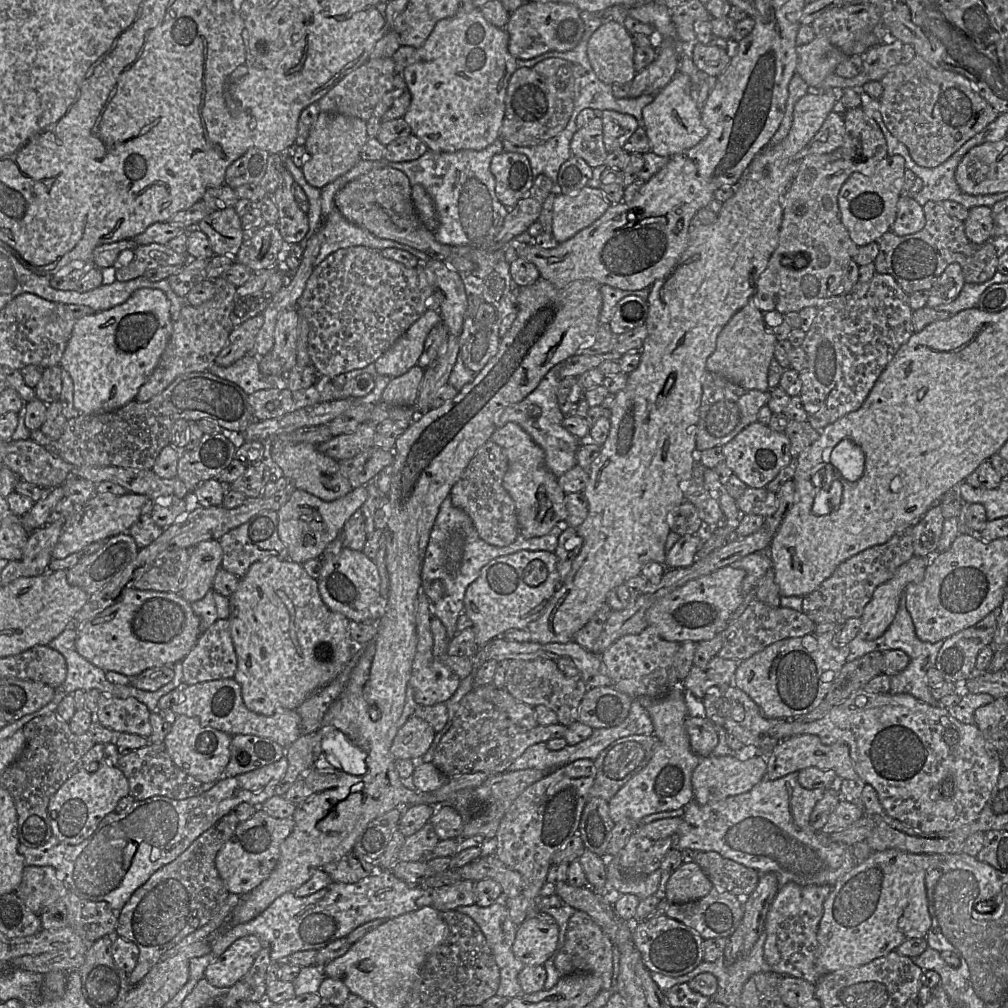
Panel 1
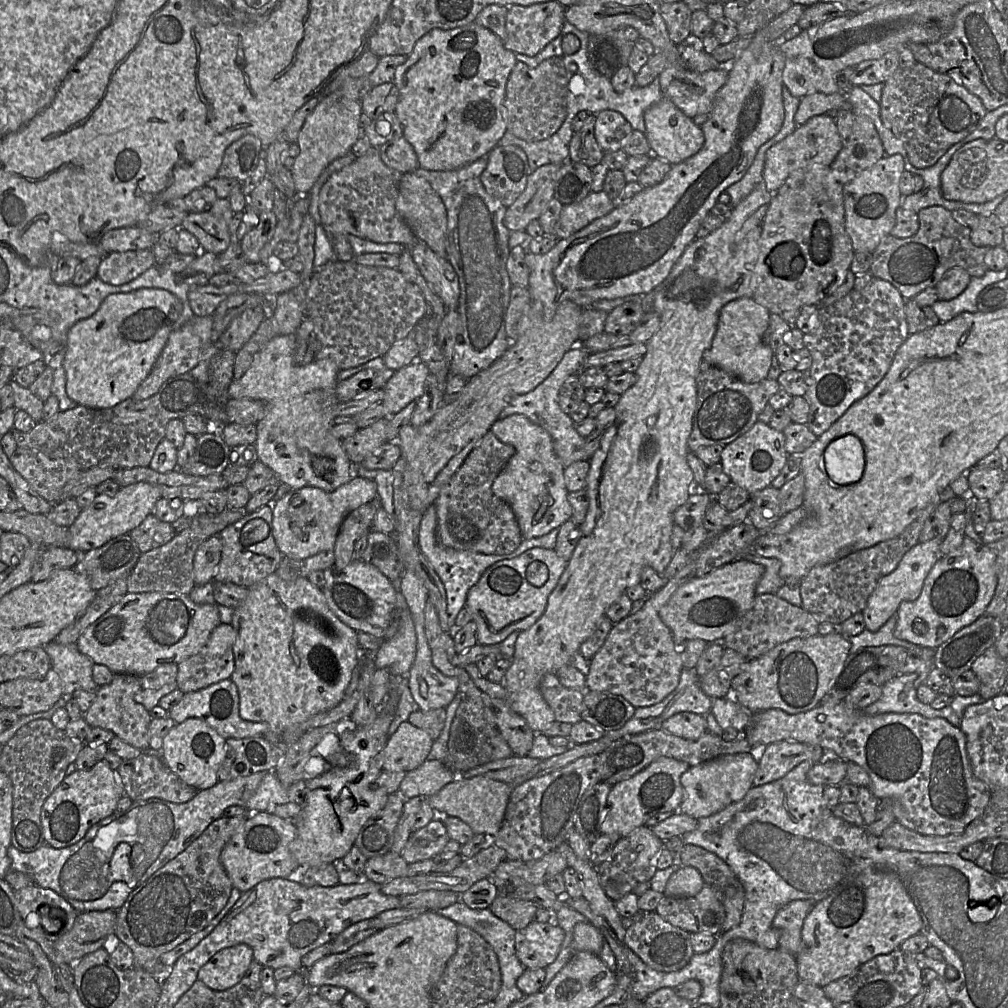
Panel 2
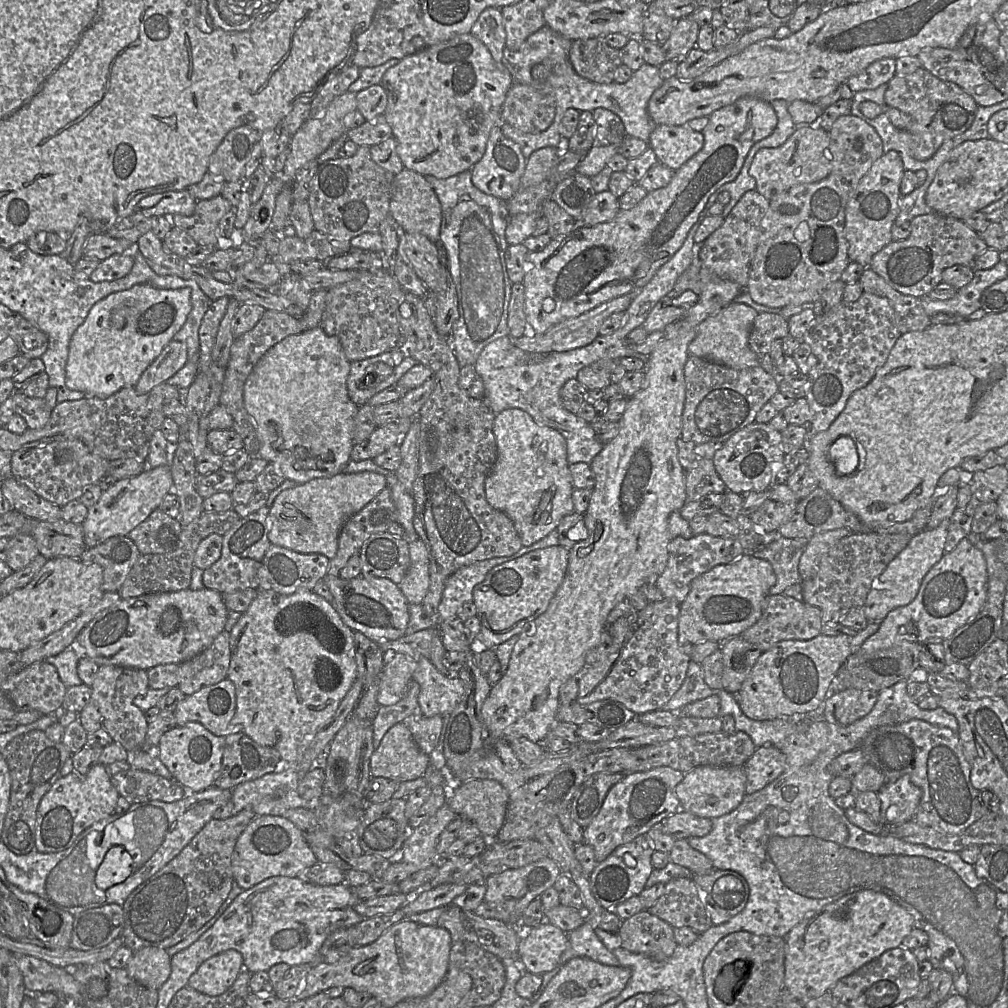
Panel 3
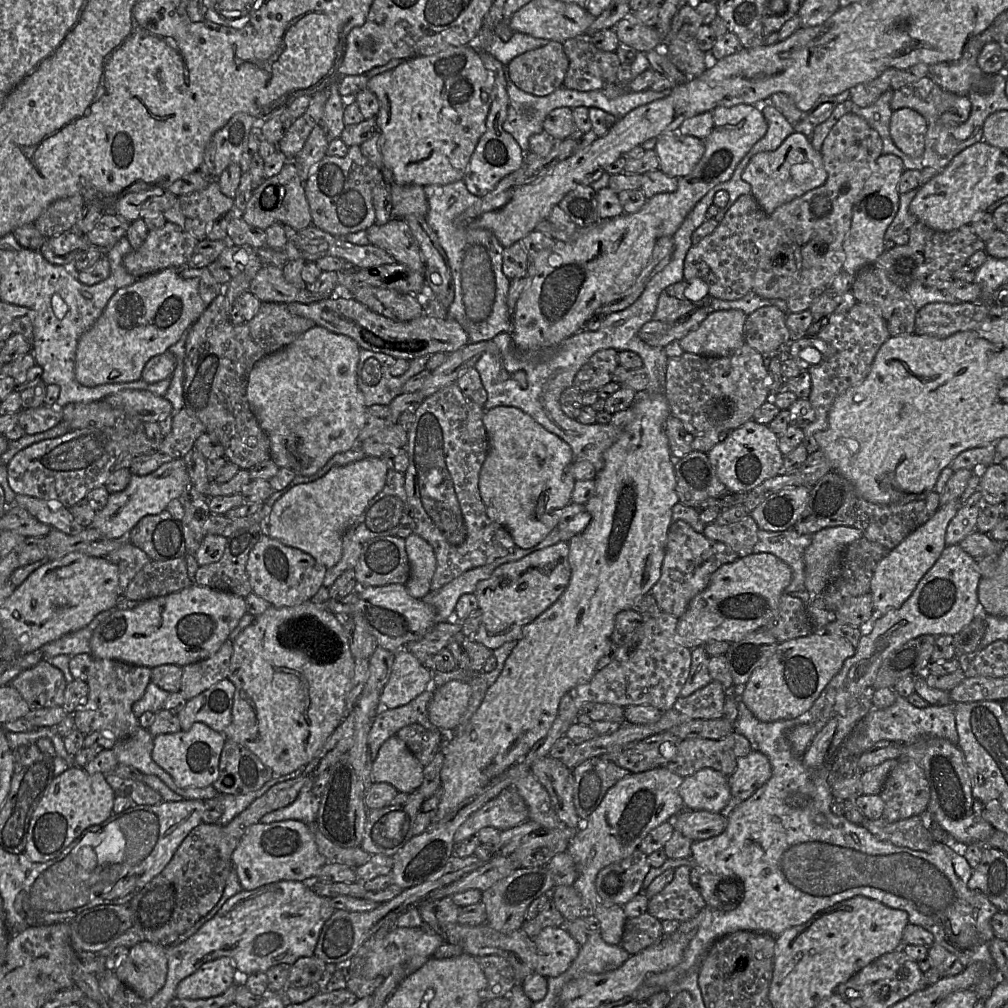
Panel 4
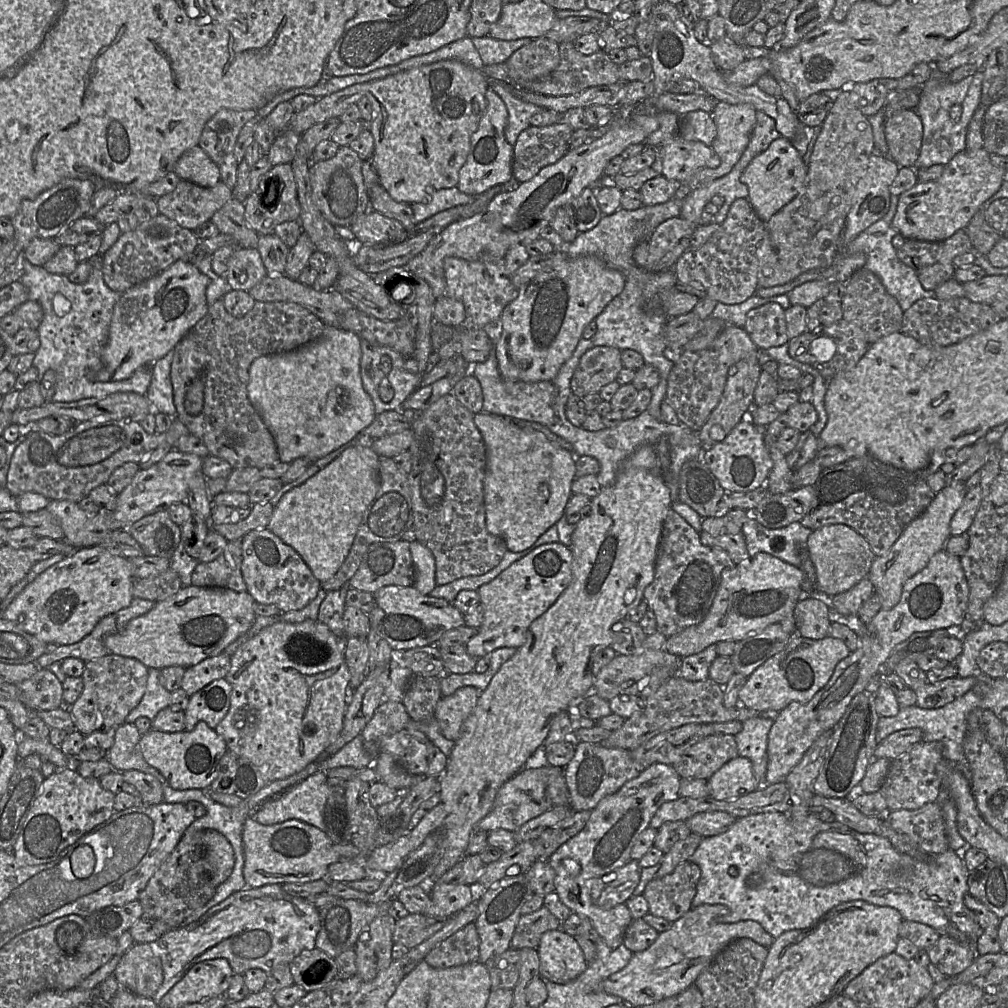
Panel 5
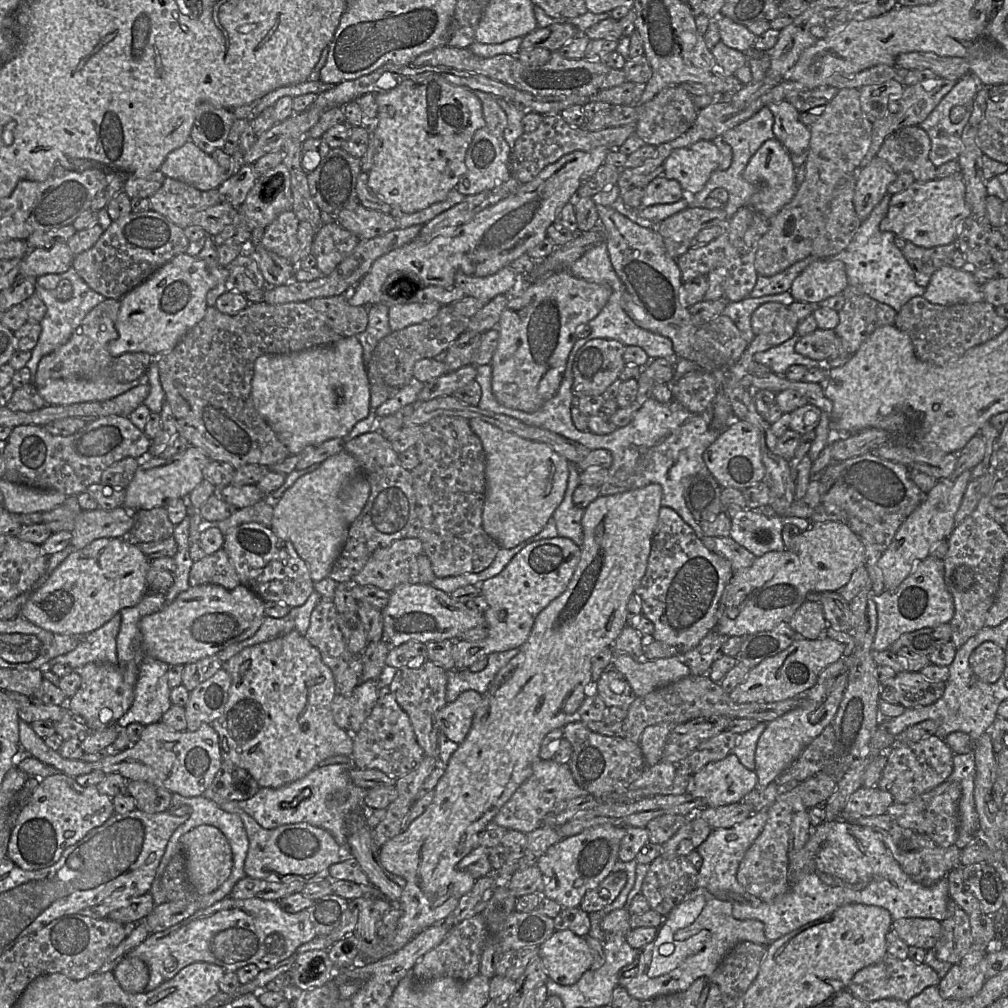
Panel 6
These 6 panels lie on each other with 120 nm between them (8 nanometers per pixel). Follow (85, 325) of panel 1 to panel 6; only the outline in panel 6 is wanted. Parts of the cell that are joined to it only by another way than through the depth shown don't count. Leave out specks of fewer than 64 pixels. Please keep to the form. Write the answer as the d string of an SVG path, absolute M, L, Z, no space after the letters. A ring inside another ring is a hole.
M188 253L175 256L120 299L116 322L118 338L109 344L110 354L118 357L130 352L145 352L160 357L170 352L205 316L207 293L216 285L216 278L202 259Z

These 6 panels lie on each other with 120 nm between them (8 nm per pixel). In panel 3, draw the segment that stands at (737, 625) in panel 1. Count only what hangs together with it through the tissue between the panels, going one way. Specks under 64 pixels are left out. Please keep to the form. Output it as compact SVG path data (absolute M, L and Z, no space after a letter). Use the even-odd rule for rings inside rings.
M782 594L768 595L763 603L759 620L740 636L755 645L762 652L771 649L775 644L785 640L810 640L821 634L822 618L819 608L804 601L798 601Z

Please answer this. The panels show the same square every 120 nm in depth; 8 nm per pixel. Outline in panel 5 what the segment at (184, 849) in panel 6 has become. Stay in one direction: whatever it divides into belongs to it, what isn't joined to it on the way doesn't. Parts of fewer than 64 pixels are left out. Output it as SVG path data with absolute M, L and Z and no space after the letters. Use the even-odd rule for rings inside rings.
M213 829L202 831L205 849L205 870L211 883L217 887L230 876L234 866L234 851L227 838Z

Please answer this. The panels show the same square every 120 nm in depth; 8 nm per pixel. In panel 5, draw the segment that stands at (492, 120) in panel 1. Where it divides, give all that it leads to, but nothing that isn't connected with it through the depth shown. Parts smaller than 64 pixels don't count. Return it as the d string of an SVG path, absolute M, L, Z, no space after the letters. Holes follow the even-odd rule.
M456 60L439 61L382 79L355 84L318 98L306 109L295 112L286 130L302 135L315 124L330 118L339 118L351 104L357 104L362 97L367 97L373 107L373 118L368 124L374 139L373 161L379 184L397 202L425 202L433 191L457 186L459 171L470 150L471 136L485 114L485 93L488 88L489 79L481 70Z

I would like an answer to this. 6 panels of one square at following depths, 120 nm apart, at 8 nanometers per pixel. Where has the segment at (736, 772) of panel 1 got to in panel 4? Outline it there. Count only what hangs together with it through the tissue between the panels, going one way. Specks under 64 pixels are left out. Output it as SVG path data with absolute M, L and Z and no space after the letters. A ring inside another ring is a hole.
M703 768L685 777L678 793L688 810L726 814L733 801L728 777L711 768Z

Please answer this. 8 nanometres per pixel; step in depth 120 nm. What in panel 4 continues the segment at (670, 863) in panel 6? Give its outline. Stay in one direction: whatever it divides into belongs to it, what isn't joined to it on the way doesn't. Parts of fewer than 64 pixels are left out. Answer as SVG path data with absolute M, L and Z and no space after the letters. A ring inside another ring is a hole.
M688 865L675 868L673 879L656 895L649 898L647 912L655 918L663 920L678 920L685 922L696 917L707 906L704 898L690 882L690 870Z

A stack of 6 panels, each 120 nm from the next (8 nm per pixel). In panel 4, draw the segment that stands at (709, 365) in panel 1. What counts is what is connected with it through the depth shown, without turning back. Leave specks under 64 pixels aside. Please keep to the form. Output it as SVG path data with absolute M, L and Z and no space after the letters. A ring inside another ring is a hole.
M738 309L710 311L699 327L678 341L679 348L702 356L729 356L744 343L747 315Z

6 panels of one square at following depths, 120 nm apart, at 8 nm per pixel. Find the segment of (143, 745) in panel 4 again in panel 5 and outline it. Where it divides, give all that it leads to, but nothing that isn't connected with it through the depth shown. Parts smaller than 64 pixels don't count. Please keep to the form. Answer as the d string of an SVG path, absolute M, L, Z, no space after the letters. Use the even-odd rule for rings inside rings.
M124 723L116 729L114 744L106 755L113 771L137 770L154 776L162 785L168 785L162 774L144 760L139 747L140 739L141 734L134 723Z

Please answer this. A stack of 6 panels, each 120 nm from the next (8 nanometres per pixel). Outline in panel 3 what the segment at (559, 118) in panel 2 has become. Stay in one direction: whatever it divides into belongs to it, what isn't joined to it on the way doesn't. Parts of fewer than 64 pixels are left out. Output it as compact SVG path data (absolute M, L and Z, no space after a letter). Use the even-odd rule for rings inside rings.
M514 83L502 107L503 123L524 133L539 133L550 127L556 114L556 99L525 84Z

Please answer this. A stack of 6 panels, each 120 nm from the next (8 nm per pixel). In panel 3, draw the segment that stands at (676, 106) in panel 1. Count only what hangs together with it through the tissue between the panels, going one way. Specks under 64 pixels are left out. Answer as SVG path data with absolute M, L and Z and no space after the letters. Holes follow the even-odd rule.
M656 125L648 145L659 163L676 171L702 149L704 136L686 125Z

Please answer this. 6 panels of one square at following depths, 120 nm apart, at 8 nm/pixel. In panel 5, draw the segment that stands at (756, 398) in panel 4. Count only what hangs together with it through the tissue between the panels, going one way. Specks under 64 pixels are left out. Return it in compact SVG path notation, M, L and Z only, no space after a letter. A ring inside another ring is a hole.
M727 324L709 348L683 350L676 357L667 378L666 391L666 400L674 408L681 424L699 431L720 401L730 367L758 349L743 327Z

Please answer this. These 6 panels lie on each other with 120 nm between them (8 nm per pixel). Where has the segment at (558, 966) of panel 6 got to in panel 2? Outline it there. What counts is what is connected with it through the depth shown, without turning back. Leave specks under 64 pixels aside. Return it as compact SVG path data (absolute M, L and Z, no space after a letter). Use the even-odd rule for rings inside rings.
M532 921L518 932L516 955L526 969L545 969L557 958L564 930L554 921Z

